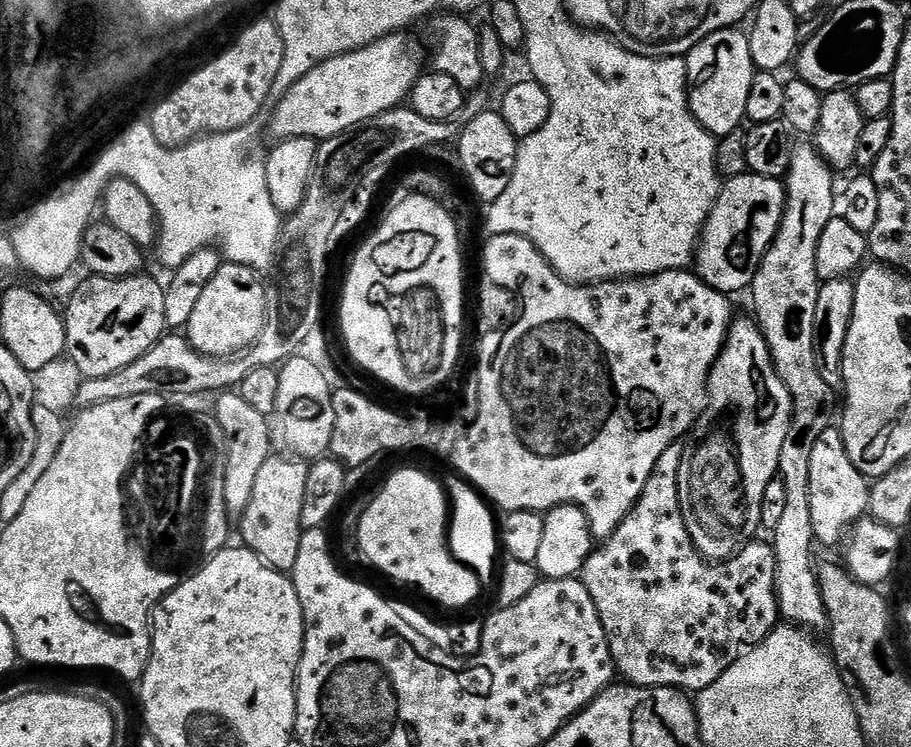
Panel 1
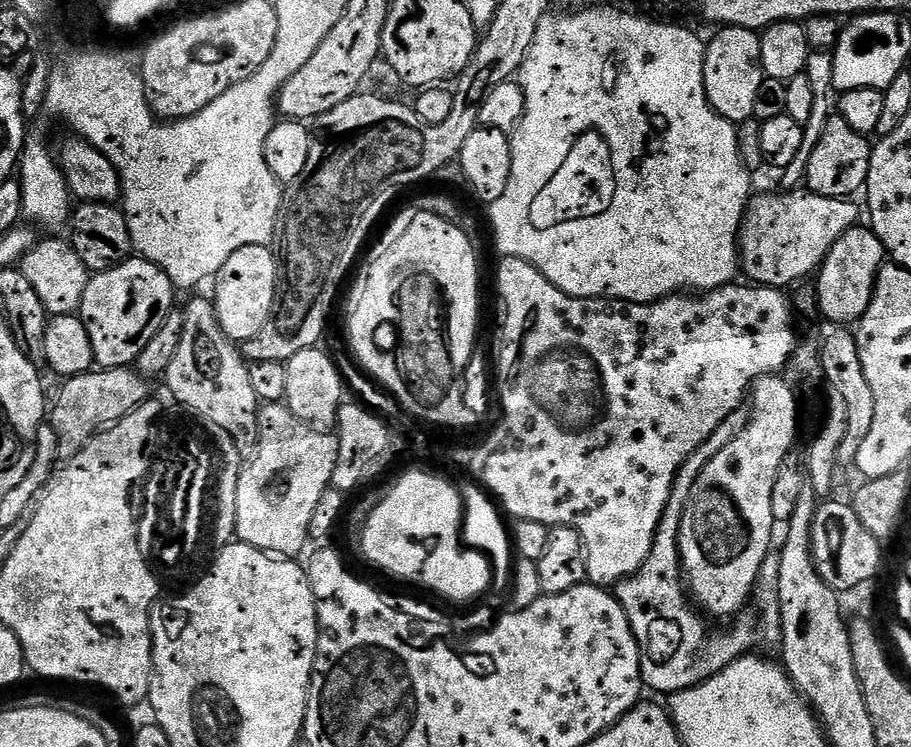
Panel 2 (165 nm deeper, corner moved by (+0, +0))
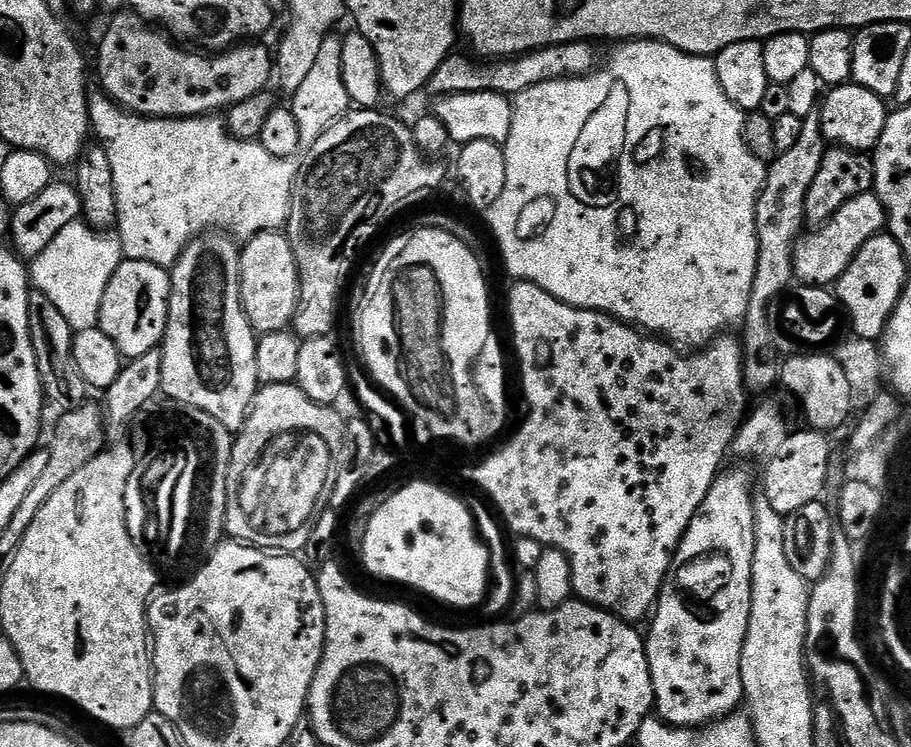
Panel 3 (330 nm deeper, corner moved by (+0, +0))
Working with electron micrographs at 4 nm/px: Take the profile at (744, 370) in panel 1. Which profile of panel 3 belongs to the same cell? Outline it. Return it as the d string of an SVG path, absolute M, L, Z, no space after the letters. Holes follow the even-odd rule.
M721 471L712 483L700 513L692 519L672 557L672 570L651 617L652 629L646 632L650 678L656 695L654 712L674 728L700 730L711 726L733 715L744 700L742 646L746 642L752 609L756 505L747 478L740 472L728 471Z

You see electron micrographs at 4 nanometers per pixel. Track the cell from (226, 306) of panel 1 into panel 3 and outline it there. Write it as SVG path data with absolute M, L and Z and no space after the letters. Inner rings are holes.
M283 231L260 232L243 245L240 254L242 306L257 333L283 332L296 319L300 271L296 255Z

